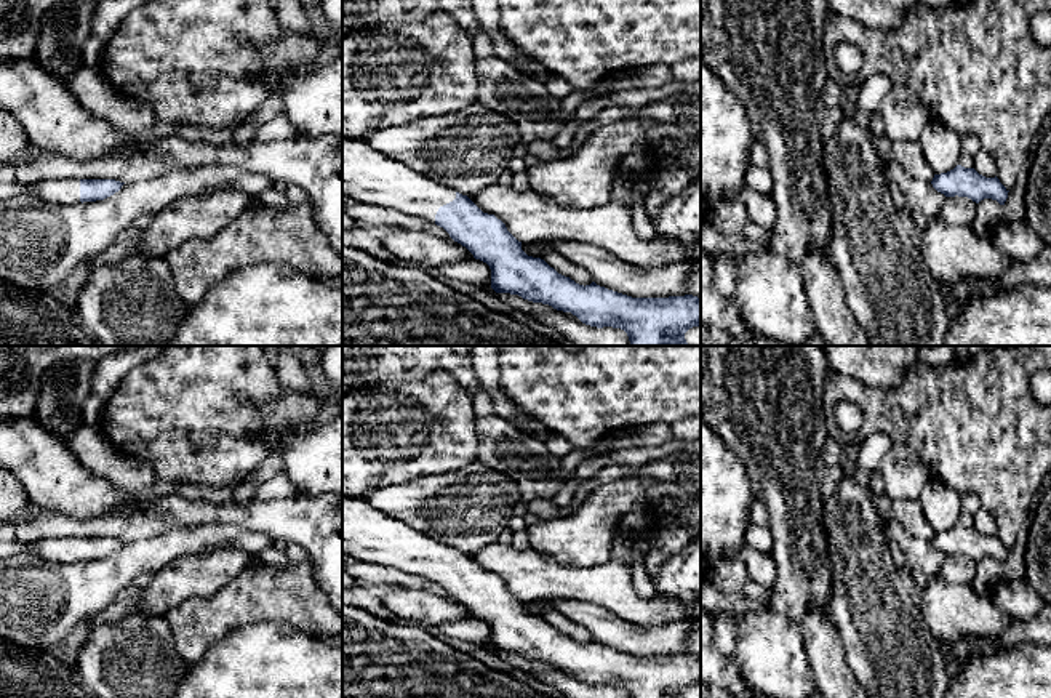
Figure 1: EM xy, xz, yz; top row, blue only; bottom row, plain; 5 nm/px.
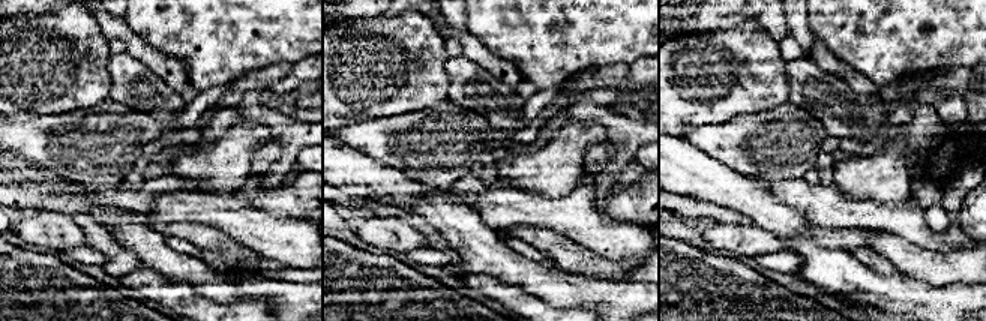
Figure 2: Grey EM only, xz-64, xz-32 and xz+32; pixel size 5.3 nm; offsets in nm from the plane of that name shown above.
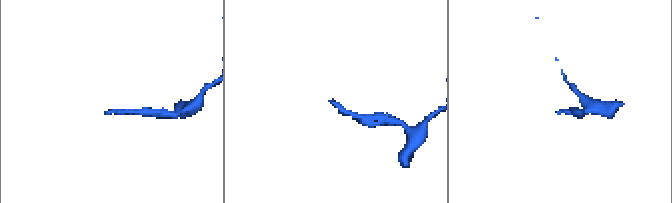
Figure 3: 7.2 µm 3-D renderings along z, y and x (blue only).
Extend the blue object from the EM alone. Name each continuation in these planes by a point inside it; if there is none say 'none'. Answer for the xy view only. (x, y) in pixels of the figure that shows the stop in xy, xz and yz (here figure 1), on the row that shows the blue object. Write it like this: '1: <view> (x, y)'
1: xy (56, 191)

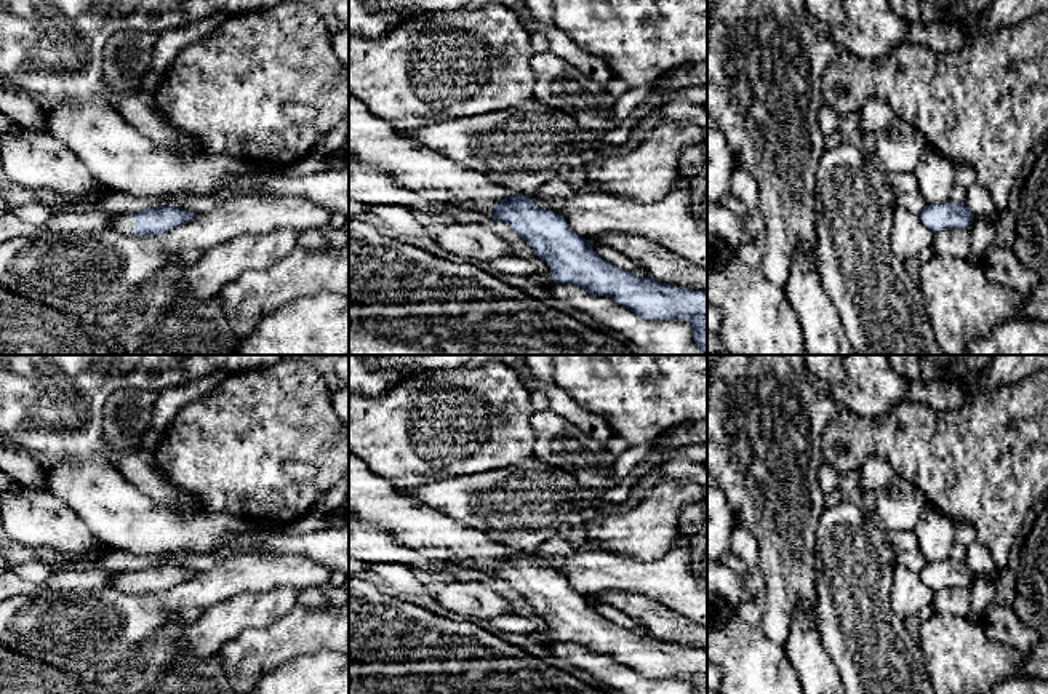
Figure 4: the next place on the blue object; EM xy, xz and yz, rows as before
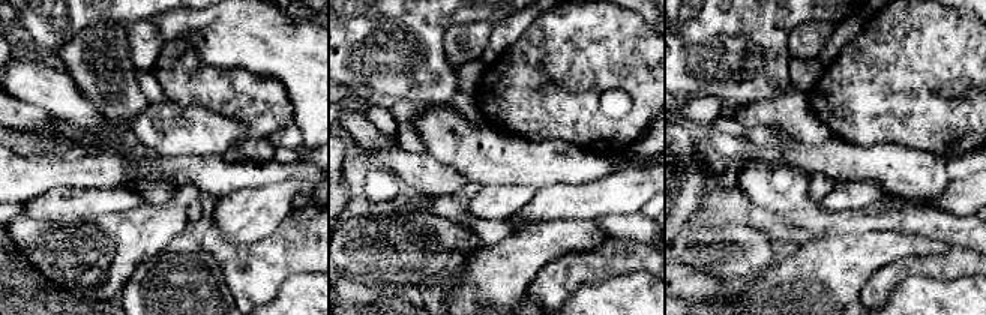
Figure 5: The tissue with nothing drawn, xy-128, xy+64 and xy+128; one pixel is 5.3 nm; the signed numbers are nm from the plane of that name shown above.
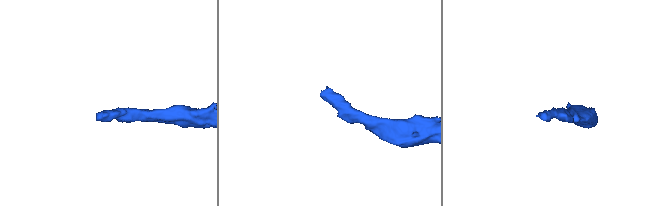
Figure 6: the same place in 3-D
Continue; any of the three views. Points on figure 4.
1: xz (373, 141)

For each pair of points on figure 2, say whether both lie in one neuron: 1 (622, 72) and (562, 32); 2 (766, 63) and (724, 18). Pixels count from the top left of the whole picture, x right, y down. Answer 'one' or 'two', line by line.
1: two
2: two

